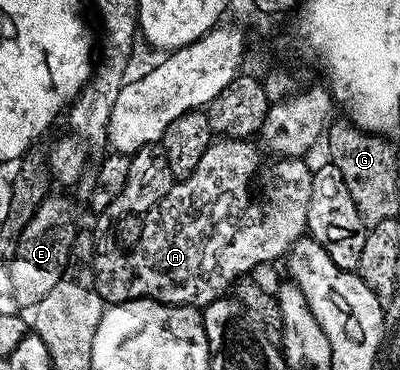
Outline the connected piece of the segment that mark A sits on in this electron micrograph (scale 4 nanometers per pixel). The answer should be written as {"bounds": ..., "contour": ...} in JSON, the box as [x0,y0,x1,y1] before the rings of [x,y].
{"bounds":[93,138,312,309],"contour":[[[216,138],[211,147],[205,149],[205,157],[197,161],[197,169],[193,169],[189,177],[172,183],[169,193],[165,193],[165,197],[161,197],[161,201],[143,216],[141,241],[137,241],[135,247],[124,249],[113,245],[112,220],[96,218],[99,220],[93,226],[93,266],[97,293],[101,293],[104,304],[156,299],[158,303],[202,309],[214,299],[224,298],[240,278],[250,276],[255,265],[282,260],[291,246],[304,238],[311,200],[312,168],[306,167],[302,158],[270,159],[253,144],[245,139]]]}

